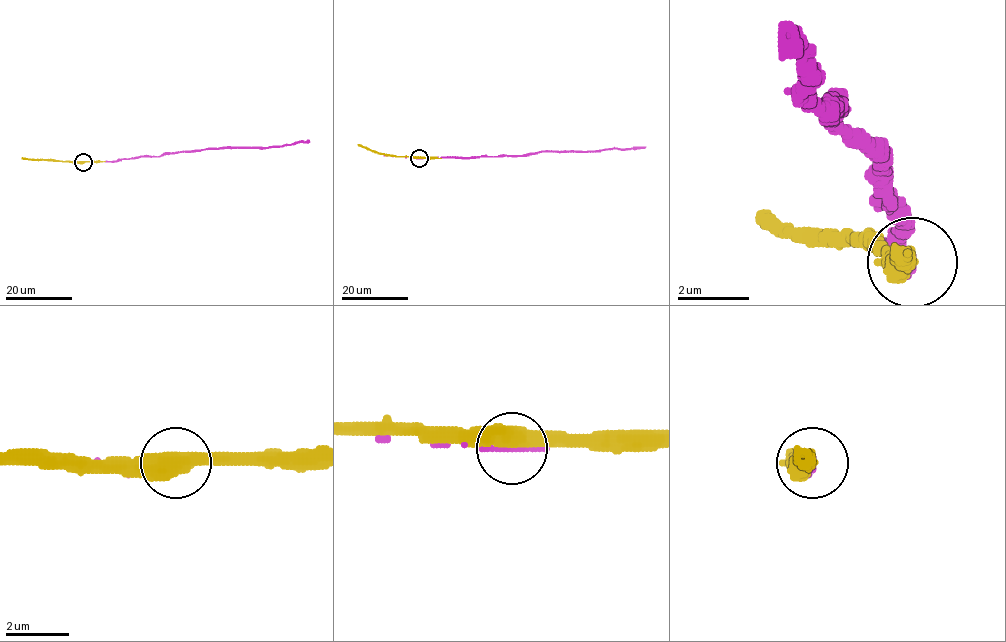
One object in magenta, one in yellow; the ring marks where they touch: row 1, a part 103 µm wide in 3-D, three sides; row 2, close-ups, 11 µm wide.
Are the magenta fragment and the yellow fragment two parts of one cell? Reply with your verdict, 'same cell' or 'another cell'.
same cell

